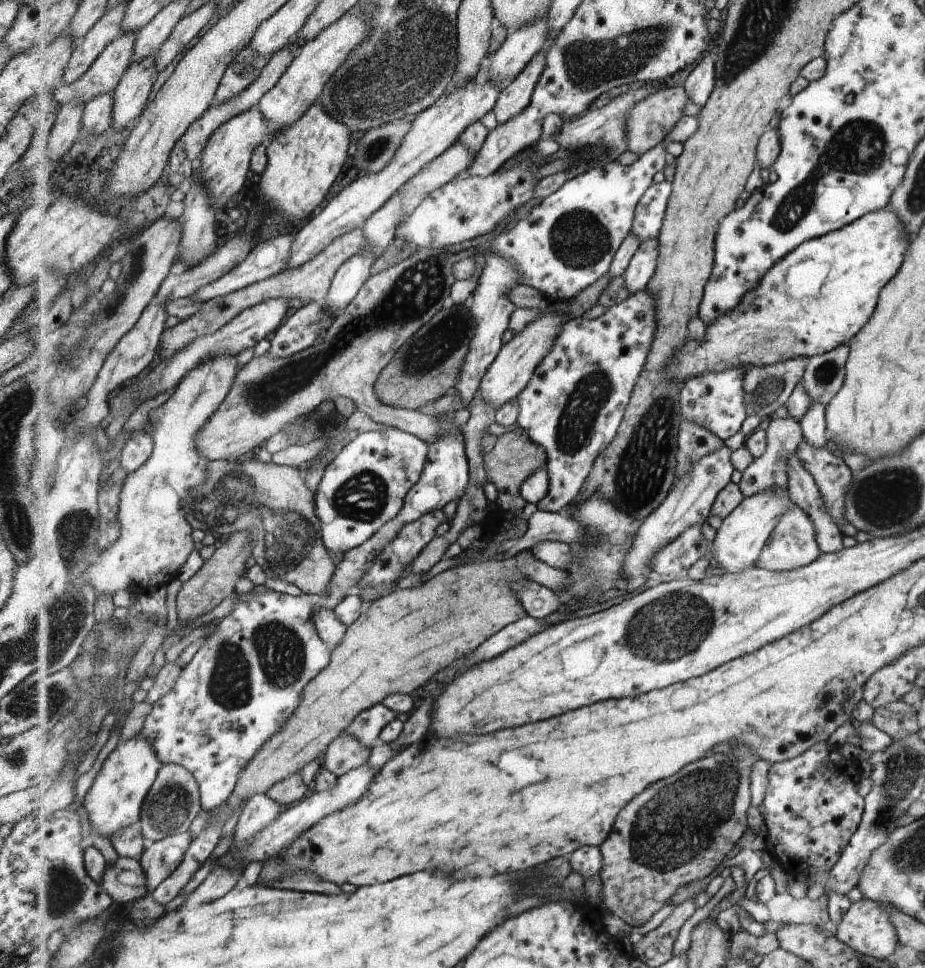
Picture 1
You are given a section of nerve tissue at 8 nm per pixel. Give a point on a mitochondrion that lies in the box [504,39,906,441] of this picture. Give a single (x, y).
(860, 147)

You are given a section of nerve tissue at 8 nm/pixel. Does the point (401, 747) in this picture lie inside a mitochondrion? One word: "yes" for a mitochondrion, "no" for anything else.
no

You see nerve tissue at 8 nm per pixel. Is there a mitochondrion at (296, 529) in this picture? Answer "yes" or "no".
yes

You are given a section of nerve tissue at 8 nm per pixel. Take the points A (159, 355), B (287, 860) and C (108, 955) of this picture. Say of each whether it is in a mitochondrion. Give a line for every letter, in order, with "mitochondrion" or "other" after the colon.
A: other
B: mitochondrion
C: other

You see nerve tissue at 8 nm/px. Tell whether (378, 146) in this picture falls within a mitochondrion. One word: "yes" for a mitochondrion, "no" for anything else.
yes

